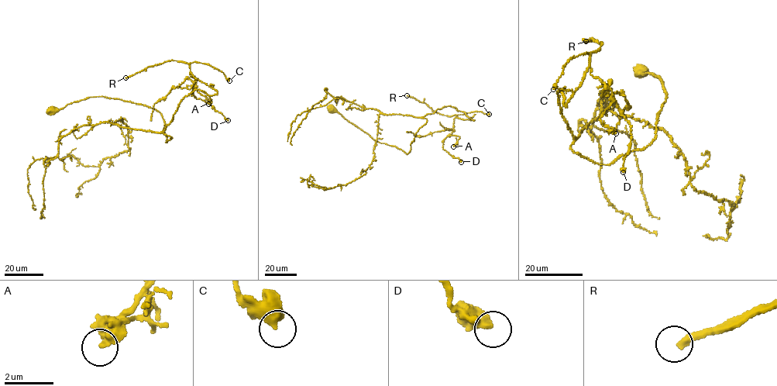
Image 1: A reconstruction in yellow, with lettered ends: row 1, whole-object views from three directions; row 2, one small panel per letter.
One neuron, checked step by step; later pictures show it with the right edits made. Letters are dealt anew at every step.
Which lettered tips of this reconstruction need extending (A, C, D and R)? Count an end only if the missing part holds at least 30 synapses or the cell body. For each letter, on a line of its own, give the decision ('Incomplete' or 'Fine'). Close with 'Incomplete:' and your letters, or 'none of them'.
A: Fine
C: Fine
D: Fine
R: Incomplete
Incomplete: R

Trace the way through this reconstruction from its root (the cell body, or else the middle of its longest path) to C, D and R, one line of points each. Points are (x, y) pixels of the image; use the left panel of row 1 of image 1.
C: (52, 110), (99, 97), (142, 104), (161, 114), (166, 142), (181, 100), (217, 93), (190, 64), (229, 80)
D: (52, 110), (142, 104), (166, 142), (181, 100), (217, 93), (190, 72), (228, 120)
R: (52, 110), (99, 97), (142, 104), (161, 114), (166, 142), (181, 100), (217, 93), (183, 62), (125, 77)

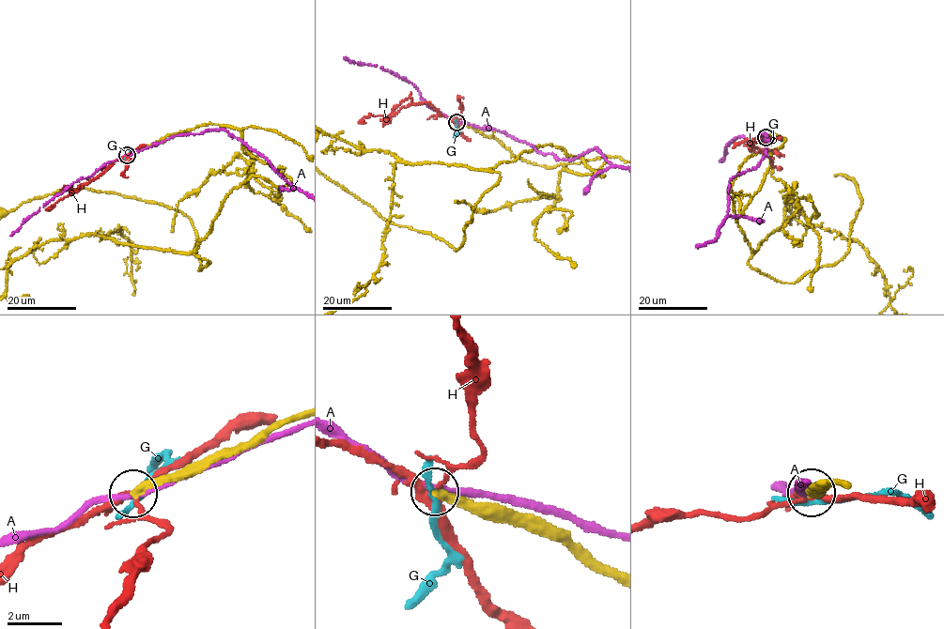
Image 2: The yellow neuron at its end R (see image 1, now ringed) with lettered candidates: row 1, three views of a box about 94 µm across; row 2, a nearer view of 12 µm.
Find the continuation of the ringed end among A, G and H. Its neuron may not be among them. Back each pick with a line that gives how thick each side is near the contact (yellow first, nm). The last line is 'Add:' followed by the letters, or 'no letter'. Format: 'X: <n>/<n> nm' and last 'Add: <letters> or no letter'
Add: no letter

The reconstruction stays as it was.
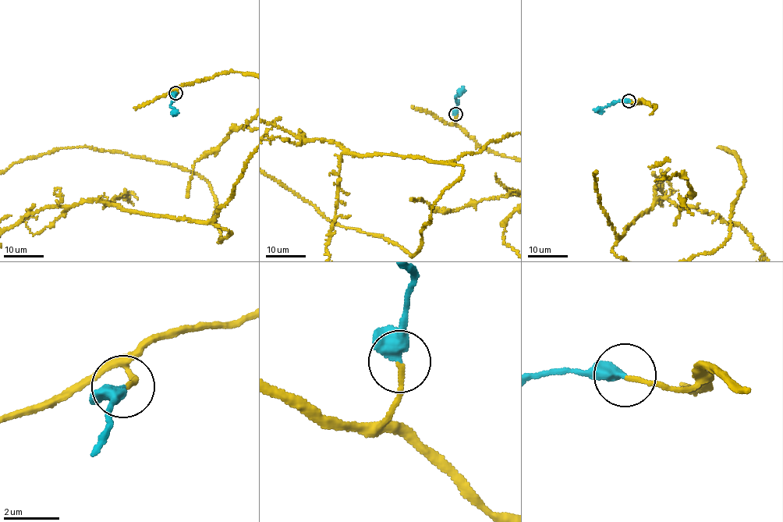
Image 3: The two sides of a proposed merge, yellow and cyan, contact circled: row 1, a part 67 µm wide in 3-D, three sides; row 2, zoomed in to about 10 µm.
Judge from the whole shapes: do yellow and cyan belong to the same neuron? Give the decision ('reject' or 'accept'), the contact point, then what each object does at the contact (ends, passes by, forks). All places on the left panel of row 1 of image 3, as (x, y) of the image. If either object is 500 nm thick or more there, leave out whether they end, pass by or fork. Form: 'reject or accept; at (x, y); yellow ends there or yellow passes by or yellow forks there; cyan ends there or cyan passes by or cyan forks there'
accept; at (175, 93); yellow ends there; cyan passes by

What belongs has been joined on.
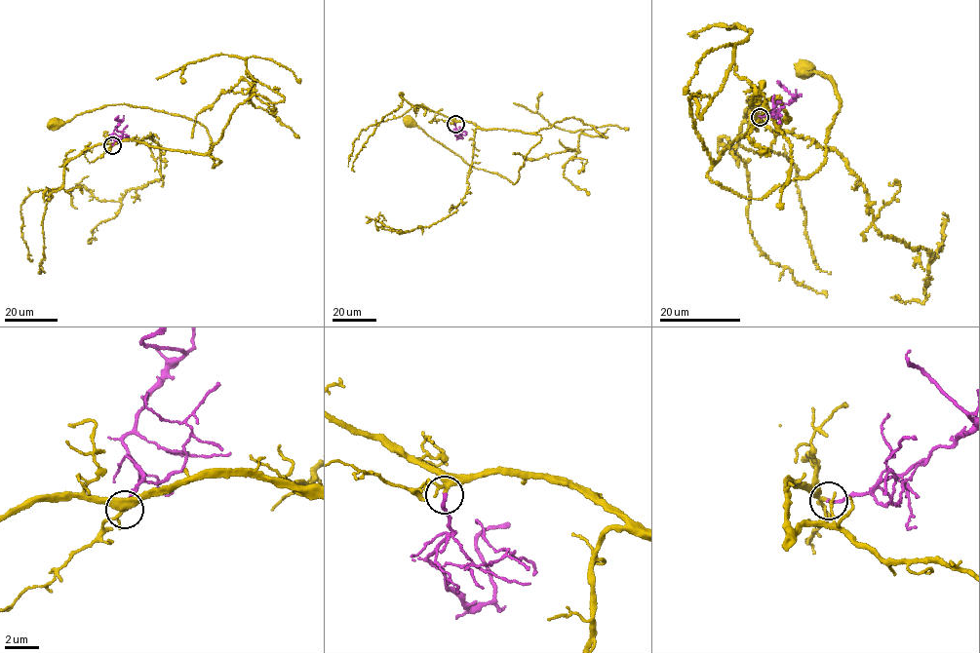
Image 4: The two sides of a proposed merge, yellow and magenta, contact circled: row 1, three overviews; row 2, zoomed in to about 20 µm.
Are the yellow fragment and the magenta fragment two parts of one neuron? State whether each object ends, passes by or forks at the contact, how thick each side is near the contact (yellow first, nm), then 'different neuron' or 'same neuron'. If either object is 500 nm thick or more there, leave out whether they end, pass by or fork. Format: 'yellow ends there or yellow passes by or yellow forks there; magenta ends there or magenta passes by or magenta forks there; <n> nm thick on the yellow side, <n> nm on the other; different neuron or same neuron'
yellow forks there; magenta ends there; 240 nm thick on the yellow side, 190 nm on the other; same neuron

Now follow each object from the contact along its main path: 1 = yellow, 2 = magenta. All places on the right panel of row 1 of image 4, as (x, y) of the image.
1: (760, 116), (751, 113), (750, 127), (707, 175), (761, 200), (824, 161), (842, 103), (829, 76), (806, 70)
2: (760, 116), (769, 115), (794, 98), (779, 81)

